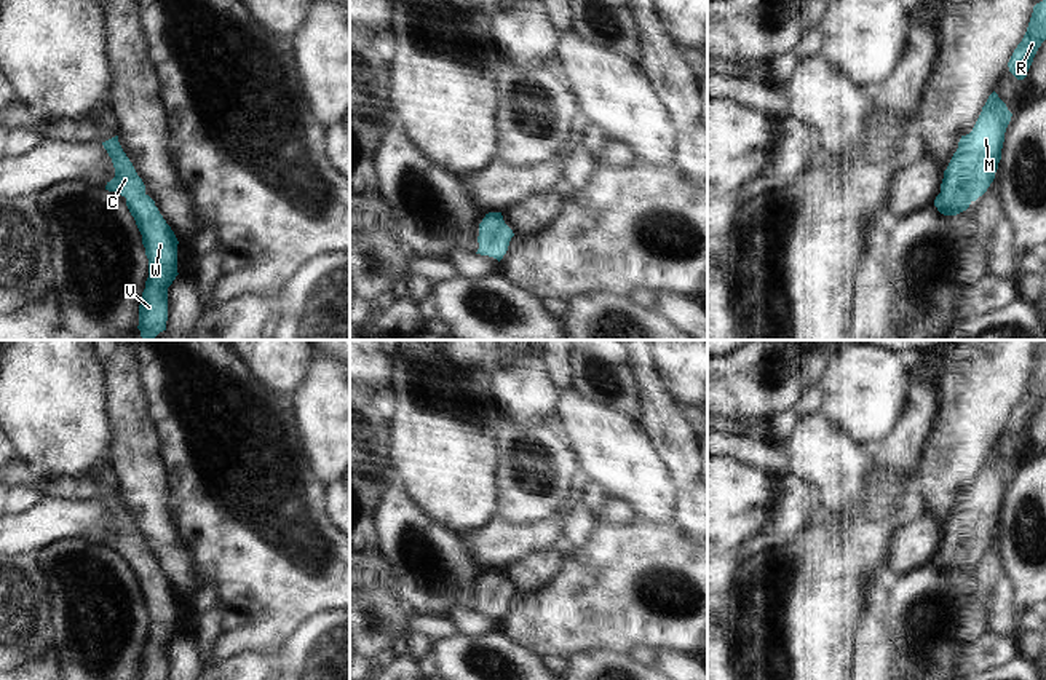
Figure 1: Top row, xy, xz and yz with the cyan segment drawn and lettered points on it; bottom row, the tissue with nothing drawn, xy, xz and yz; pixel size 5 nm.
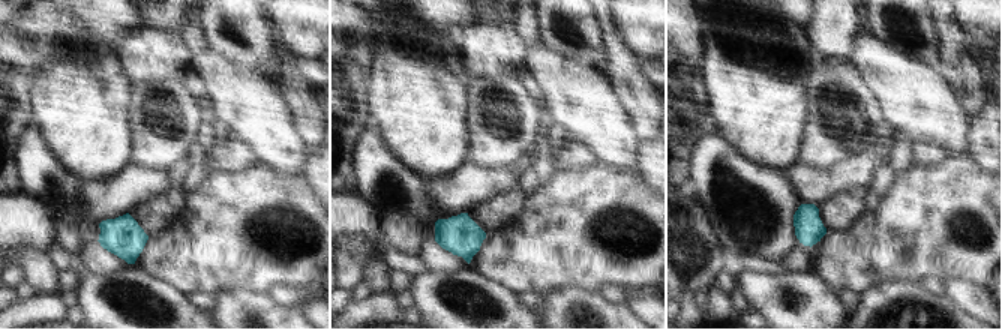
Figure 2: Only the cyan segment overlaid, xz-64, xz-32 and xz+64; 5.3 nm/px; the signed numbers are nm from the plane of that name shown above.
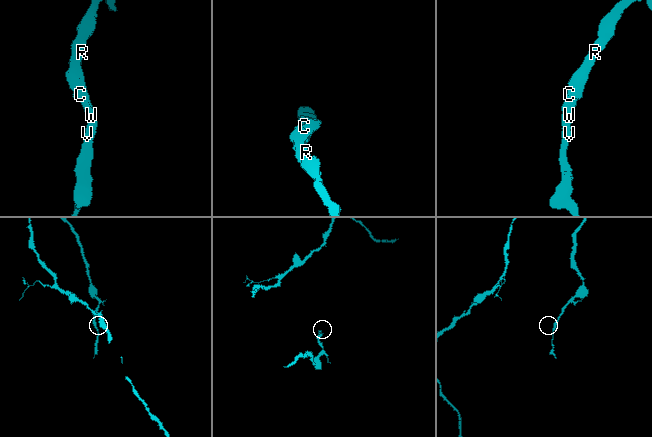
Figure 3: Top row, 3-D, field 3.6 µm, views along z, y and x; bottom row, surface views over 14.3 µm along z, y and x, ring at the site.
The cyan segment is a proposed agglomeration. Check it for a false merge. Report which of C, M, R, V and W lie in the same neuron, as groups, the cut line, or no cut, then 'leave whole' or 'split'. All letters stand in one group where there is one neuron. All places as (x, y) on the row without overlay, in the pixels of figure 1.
groups C M R V W; cut none; leave whole

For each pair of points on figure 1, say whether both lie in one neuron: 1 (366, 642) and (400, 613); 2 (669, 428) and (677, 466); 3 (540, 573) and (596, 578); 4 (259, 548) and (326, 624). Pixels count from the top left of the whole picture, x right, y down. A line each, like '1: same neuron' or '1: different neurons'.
1: same neuron
2: same neuron
3: different neurons
4: different neurons

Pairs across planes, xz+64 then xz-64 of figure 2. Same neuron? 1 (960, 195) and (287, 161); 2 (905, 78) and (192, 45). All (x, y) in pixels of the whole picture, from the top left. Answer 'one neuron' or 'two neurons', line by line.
1: two neurons
2: two neurons

